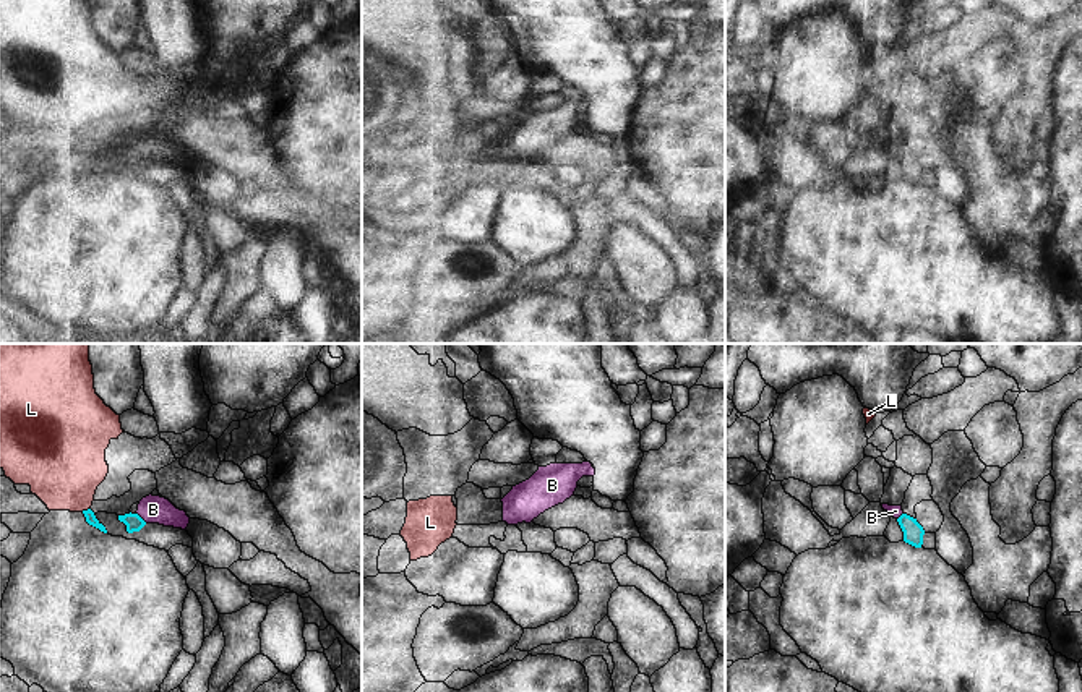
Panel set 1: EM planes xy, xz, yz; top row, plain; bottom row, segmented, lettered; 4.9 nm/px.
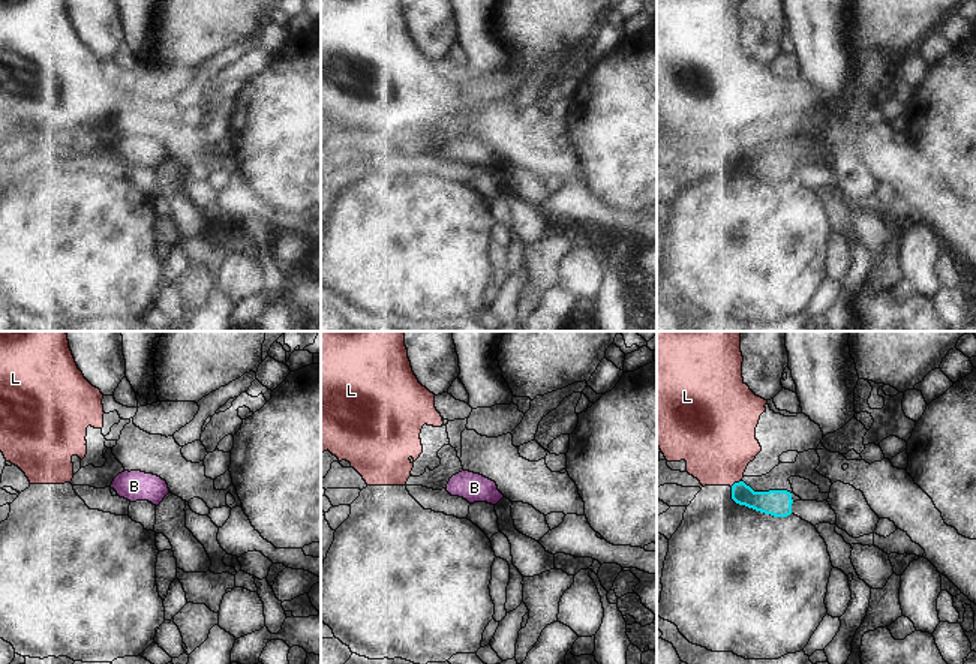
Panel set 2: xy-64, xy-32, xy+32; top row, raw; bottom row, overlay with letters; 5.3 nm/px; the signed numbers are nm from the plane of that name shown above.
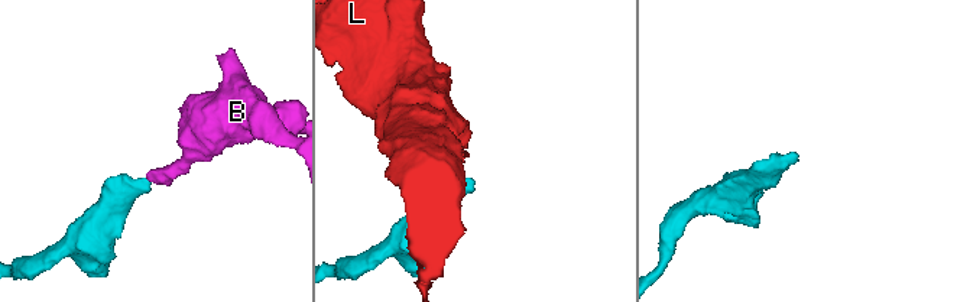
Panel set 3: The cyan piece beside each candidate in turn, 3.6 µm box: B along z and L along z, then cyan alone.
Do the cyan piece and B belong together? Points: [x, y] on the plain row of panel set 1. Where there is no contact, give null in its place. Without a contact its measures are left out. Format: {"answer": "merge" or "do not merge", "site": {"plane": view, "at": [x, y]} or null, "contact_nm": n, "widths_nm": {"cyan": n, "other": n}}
{"answer": "merge", "site": {"plane": "xy", "at": [140, 154]}, "contact_nm": 80, "widths_nm": {"cyan": 90, "other": 140}}

